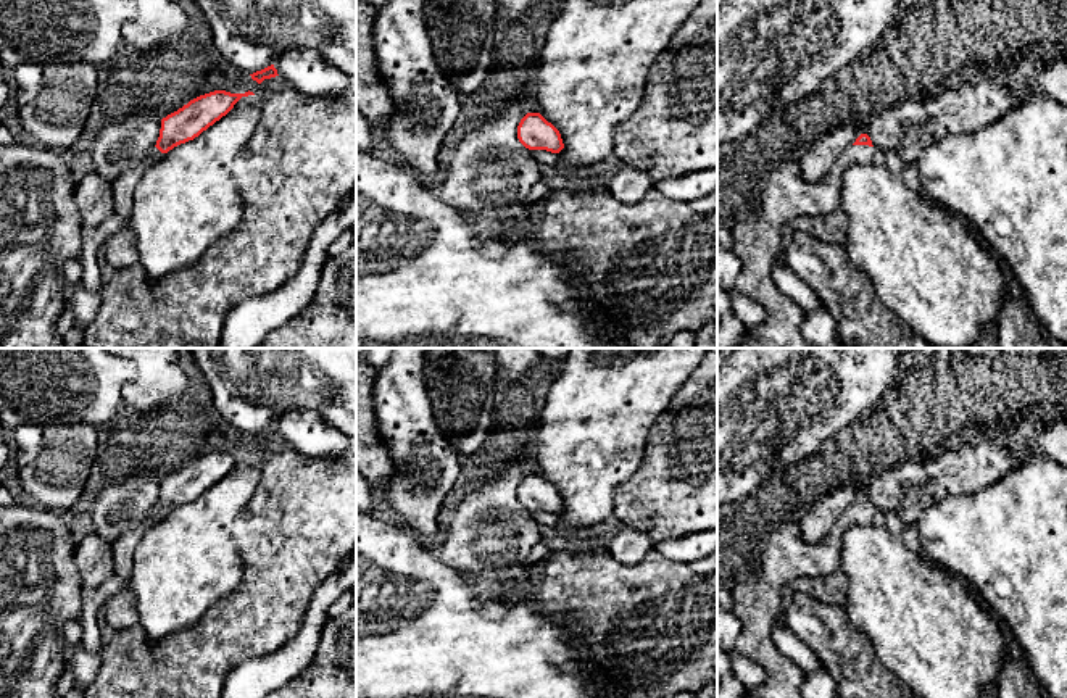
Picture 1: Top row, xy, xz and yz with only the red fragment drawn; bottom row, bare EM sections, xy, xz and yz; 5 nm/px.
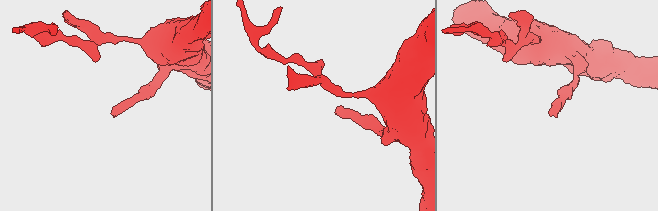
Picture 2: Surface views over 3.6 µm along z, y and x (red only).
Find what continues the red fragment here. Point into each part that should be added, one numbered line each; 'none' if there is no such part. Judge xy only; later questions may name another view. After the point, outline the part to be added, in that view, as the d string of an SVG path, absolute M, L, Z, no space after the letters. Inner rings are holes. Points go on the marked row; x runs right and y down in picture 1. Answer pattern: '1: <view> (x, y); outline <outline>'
1: xy (123, 187); outline M153 147L139 166L127 172L122 172L118 179L111 182L111 190L114 197L114 213L122 218L126 227L129 227L131 219L132 192L143 172L160 158L160 153L161 152Z

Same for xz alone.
none

